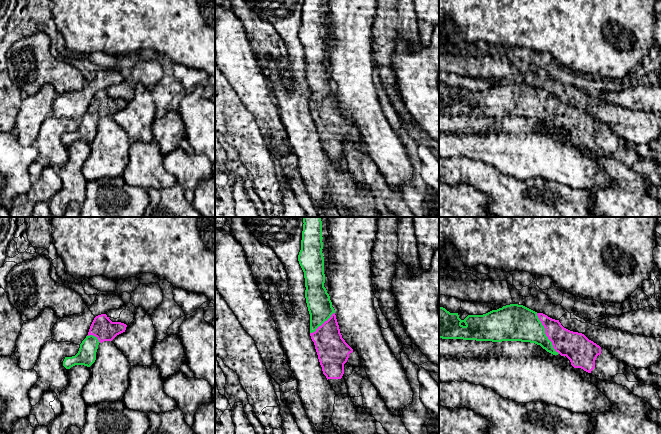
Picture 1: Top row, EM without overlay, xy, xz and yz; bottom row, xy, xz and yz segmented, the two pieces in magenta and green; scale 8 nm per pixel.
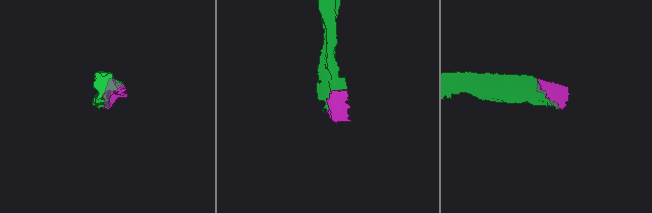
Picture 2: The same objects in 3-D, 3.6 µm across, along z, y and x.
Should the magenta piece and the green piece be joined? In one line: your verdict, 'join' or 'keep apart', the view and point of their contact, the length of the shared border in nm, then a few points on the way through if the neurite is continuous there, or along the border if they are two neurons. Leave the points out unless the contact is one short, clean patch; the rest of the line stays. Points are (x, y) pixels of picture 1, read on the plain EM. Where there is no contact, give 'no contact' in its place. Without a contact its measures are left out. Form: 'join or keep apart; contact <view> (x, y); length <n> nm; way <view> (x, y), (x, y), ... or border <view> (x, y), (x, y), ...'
join; contact yz (545, 109); length 380 nm

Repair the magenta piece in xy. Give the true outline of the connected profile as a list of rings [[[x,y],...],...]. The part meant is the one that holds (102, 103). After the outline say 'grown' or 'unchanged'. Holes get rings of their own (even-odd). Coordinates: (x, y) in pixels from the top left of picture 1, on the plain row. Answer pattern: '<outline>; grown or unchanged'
[[[106,90],[94,94],[88,111],[80,120],[78,129],[72,133],[65,133],[63,142],[70,145],[75,141],[90,143],[96,136],[98,121],[104,117],[112,117],[117,111],[125,108],[127,101],[112,98]]]; grown

